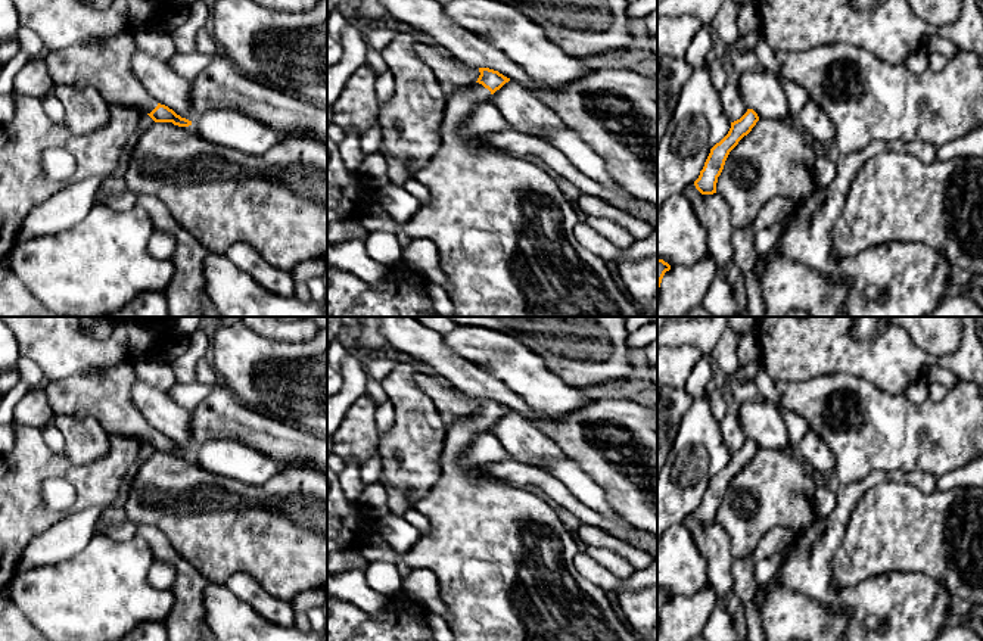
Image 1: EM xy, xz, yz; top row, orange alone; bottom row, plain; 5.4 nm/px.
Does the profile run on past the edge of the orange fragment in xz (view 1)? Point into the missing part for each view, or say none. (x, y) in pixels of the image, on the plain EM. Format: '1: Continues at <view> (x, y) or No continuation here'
1: Continues at xz (503, 557)

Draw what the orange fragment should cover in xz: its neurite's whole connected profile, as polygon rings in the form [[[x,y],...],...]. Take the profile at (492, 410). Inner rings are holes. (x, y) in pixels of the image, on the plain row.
[[[479,398],[479,402],[477,411],[470,417],[447,423],[445,441],[439,457],[439,477],[427,494],[413,504],[413,507],[429,520],[430,532],[421,536],[408,551],[408,564],[413,569],[429,569],[436,575],[442,603],[452,614],[452,619],[448,620],[448,626],[454,635],[454,641],[640,641],[619,614],[613,598],[595,584],[585,579],[575,567],[573,558],[581,553],[581,545],[575,539],[575,535],[567,530],[559,513],[547,501],[525,488],[500,483],[489,476],[475,480],[470,476],[475,467],[463,467],[460,464],[460,455],[472,449],[475,441],[482,433],[489,432],[491,426],[510,411],[510,408],[489,398]]]

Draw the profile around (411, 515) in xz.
[[[413,505],[402,516],[408,523],[411,523],[421,536],[426,536],[430,532],[429,520],[419,513]]]

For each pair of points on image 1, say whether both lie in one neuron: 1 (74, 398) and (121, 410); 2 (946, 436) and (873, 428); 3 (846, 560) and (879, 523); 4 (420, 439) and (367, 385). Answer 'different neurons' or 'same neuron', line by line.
1: same neuron
2: same neuron
3: same neuron
4: different neurons

